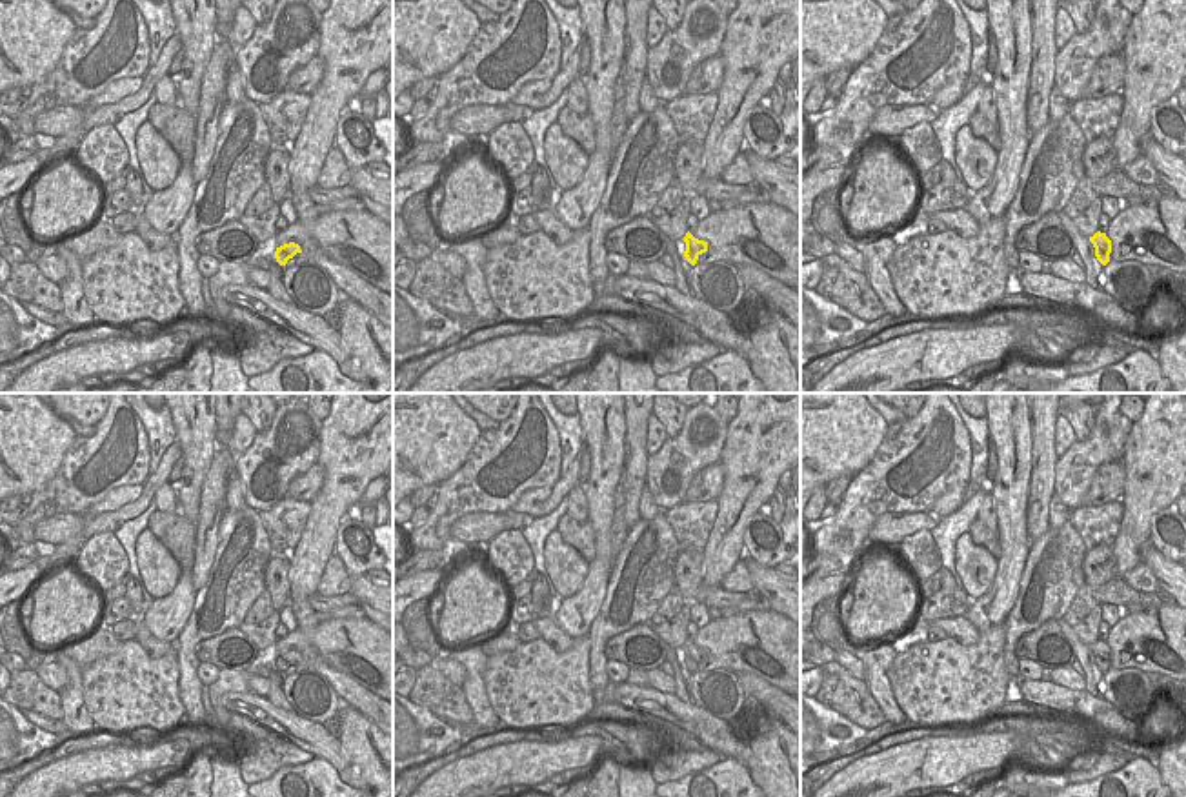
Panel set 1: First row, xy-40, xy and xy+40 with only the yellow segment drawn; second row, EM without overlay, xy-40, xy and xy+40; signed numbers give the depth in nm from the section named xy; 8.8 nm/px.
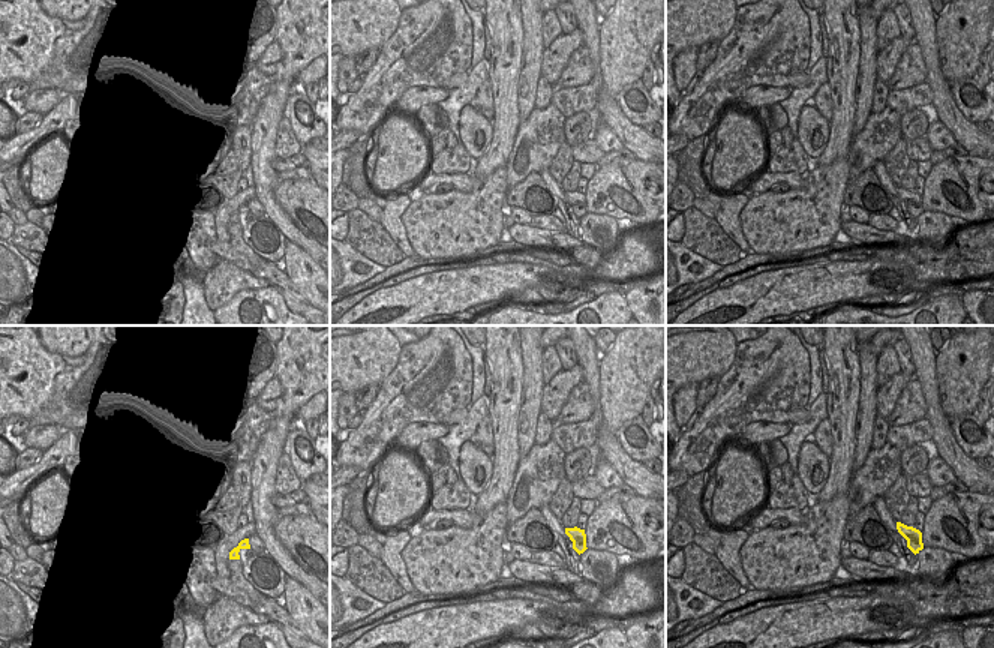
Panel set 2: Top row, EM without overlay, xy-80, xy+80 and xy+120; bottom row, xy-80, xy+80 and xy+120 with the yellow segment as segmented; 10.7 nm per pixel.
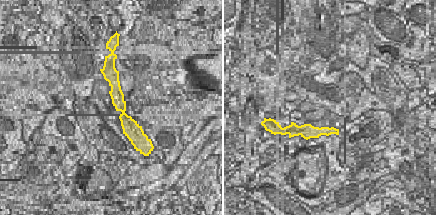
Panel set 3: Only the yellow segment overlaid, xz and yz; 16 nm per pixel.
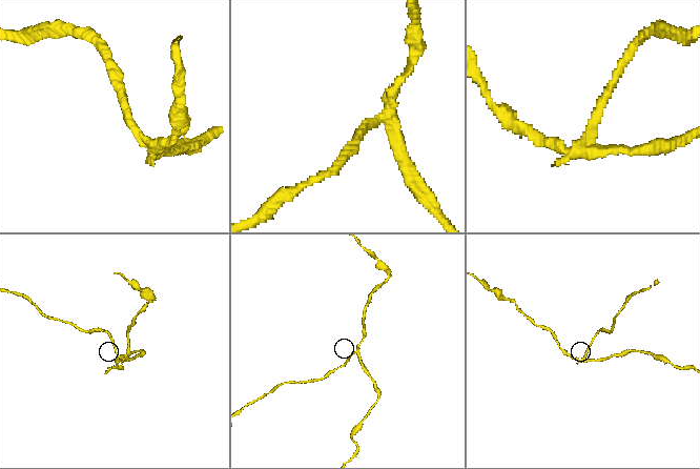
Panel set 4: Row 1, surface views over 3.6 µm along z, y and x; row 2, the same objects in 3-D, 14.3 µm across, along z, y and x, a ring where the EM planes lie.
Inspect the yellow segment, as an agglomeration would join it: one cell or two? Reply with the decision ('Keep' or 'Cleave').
Cleave.

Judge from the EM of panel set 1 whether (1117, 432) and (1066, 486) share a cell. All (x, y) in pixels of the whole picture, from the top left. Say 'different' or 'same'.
same

